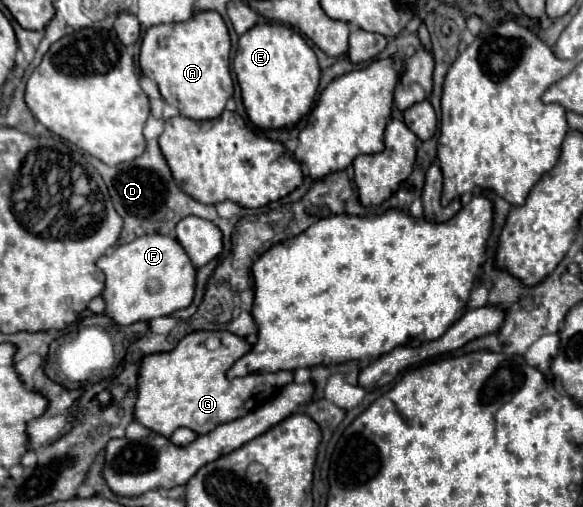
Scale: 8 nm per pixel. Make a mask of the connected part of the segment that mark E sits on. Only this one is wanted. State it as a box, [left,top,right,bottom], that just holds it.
[234,24,320,130]

